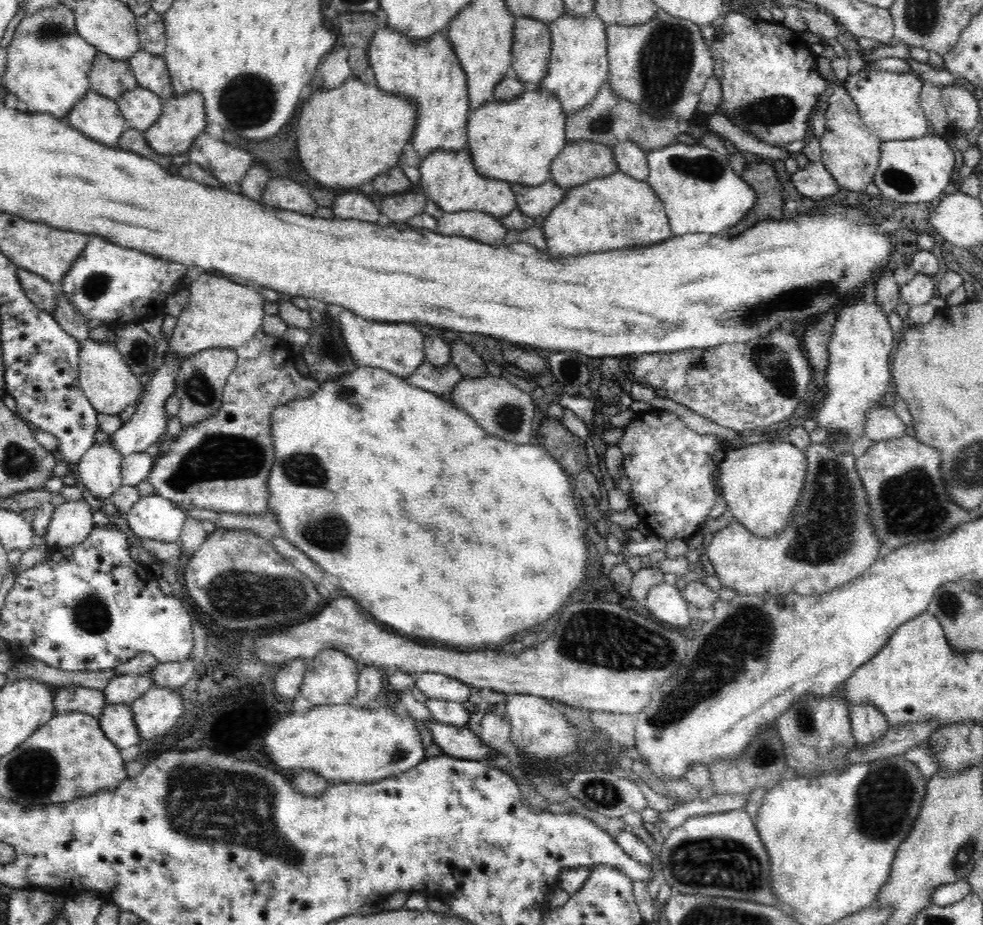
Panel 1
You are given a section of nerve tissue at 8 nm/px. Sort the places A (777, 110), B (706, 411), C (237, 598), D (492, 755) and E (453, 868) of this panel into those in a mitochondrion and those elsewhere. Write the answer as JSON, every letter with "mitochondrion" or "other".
{"A":"mitochondrion","B":"other","C":"mitochondrion","D":"other","E":"other"}

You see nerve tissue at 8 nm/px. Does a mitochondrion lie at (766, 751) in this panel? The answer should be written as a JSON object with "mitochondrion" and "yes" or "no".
{"mitochondrion":"yes"}

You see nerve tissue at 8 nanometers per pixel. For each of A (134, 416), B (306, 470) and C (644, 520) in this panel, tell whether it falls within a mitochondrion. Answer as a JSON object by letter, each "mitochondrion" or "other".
{"A":"other","B":"mitochondrion","C":"other"}

